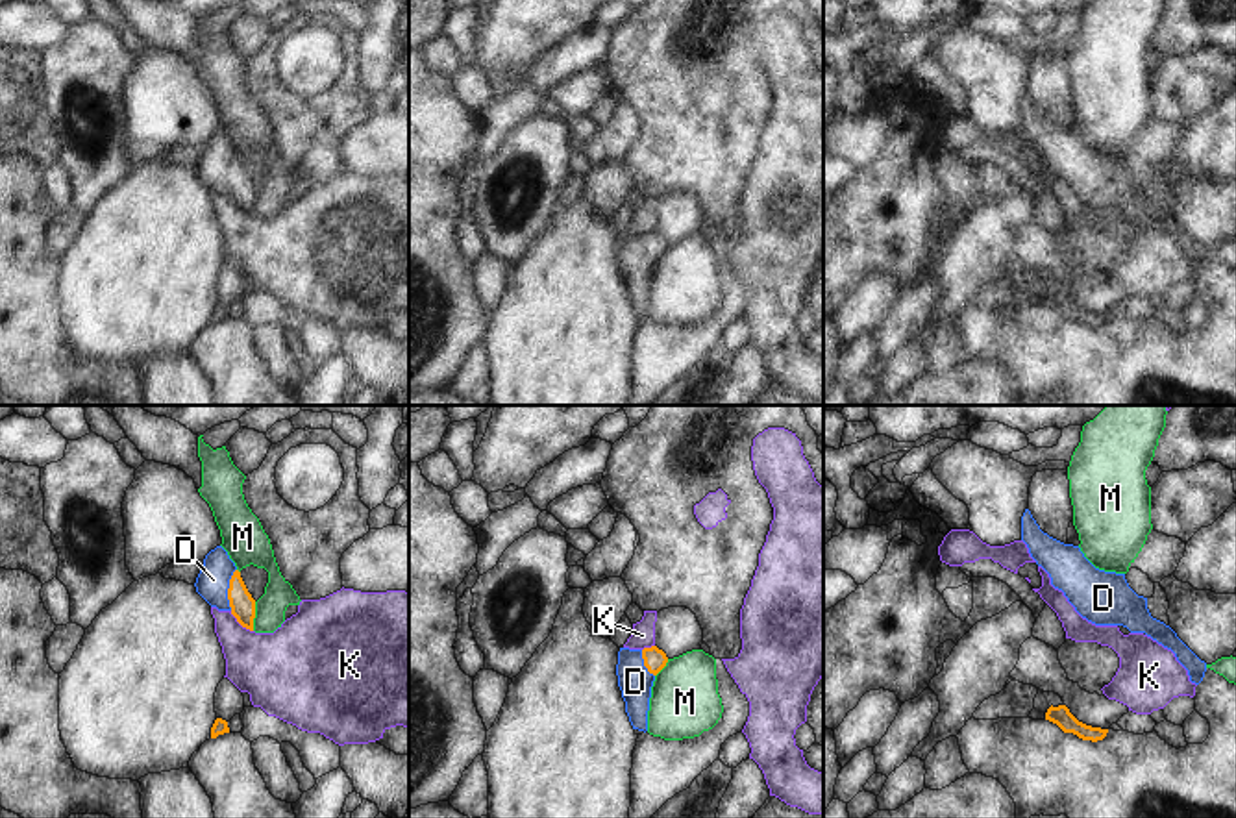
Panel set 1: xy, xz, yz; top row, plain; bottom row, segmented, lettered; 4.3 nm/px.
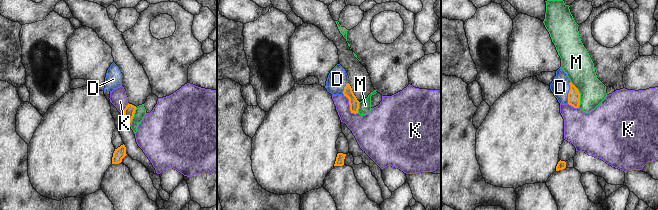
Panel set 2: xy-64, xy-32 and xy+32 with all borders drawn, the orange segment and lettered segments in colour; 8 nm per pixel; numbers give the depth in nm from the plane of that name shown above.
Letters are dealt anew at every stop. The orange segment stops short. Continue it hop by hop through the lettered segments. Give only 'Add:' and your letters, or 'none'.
Add: D

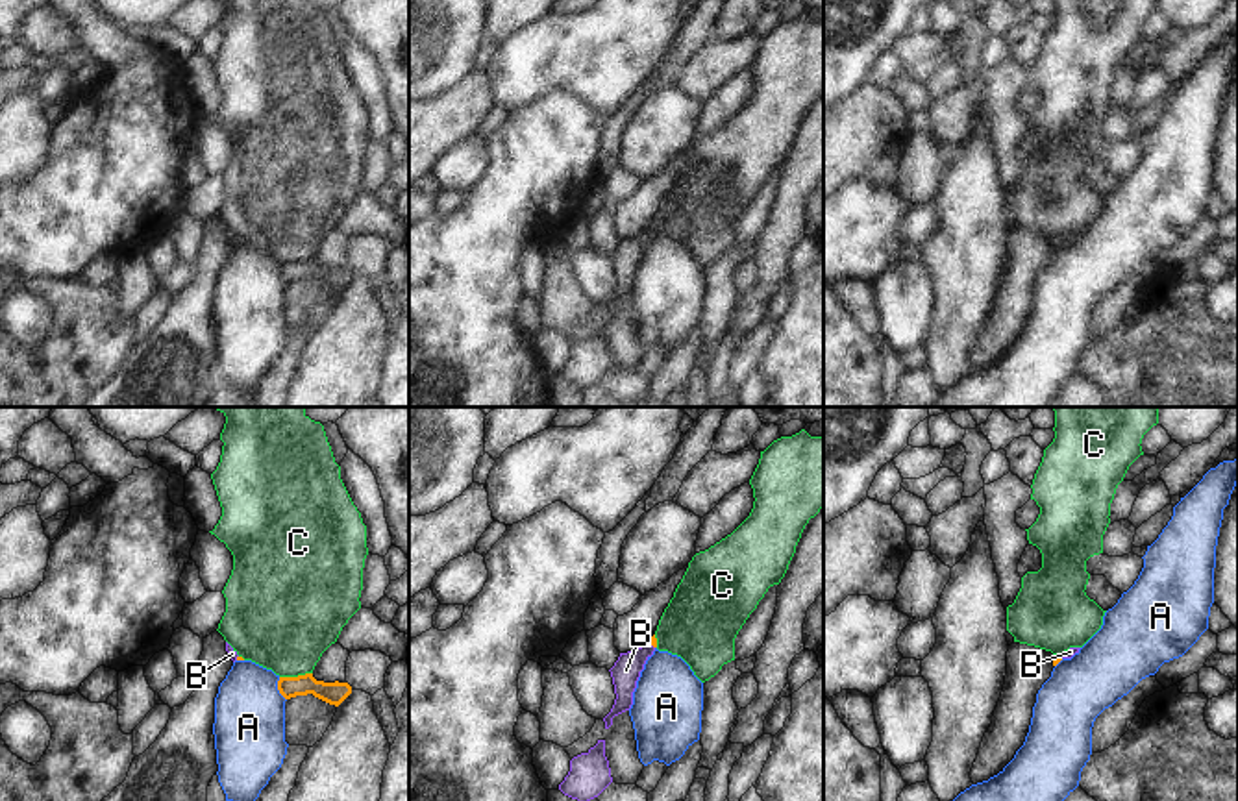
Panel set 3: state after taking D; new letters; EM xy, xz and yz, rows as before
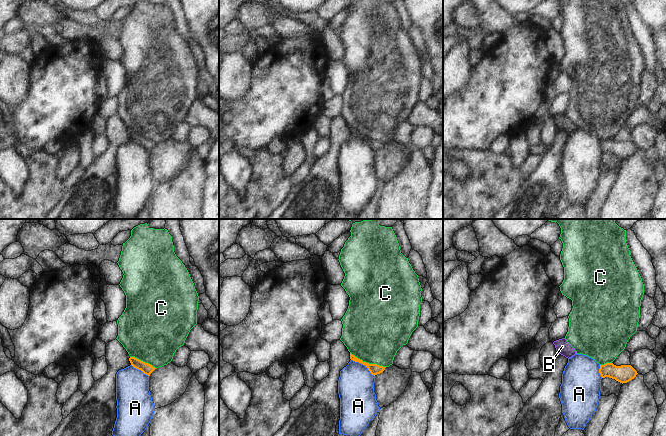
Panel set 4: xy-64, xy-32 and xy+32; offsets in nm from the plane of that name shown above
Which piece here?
Add: B

